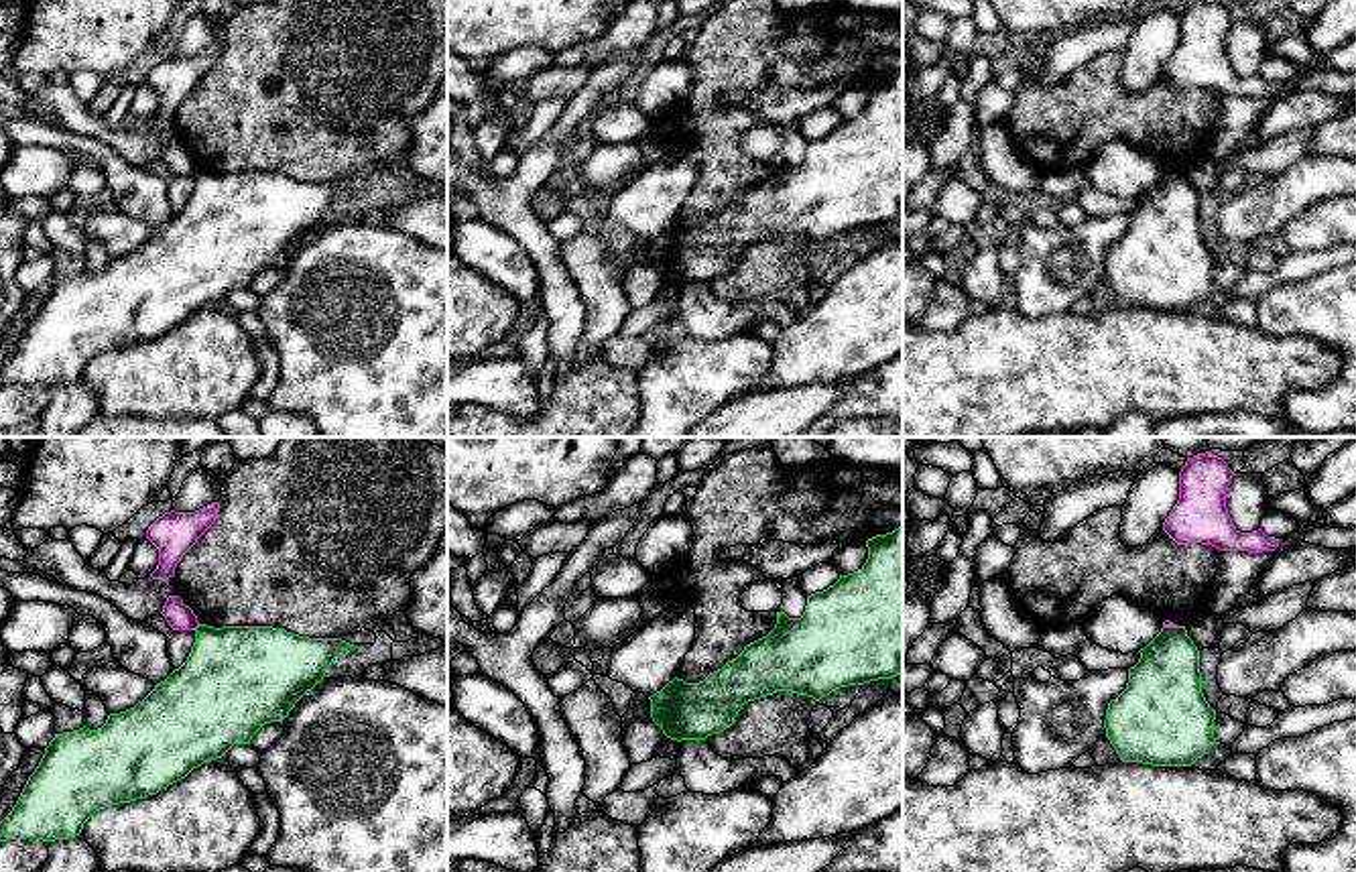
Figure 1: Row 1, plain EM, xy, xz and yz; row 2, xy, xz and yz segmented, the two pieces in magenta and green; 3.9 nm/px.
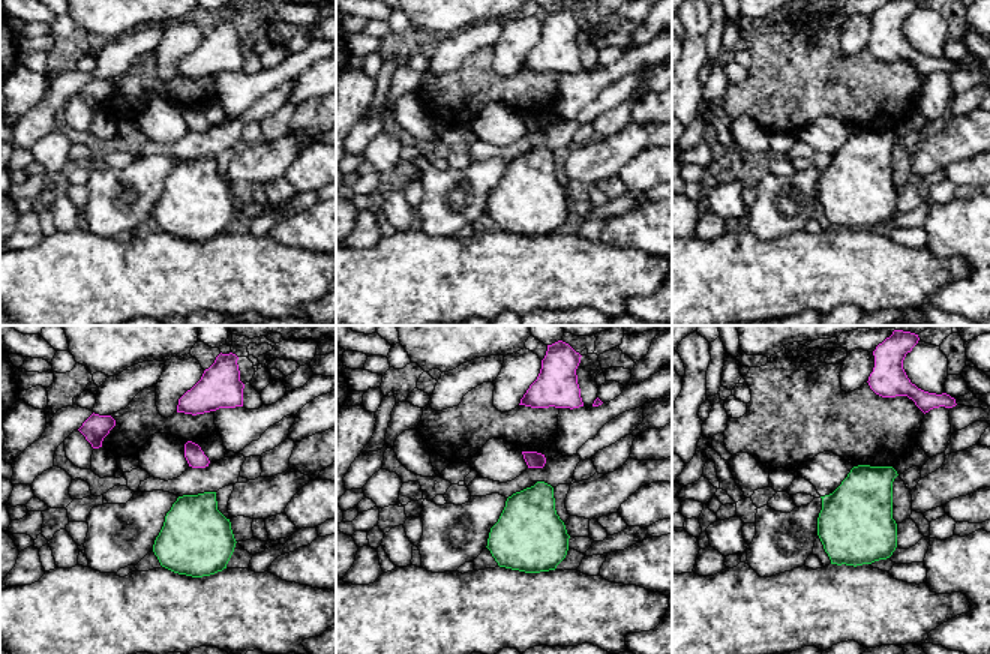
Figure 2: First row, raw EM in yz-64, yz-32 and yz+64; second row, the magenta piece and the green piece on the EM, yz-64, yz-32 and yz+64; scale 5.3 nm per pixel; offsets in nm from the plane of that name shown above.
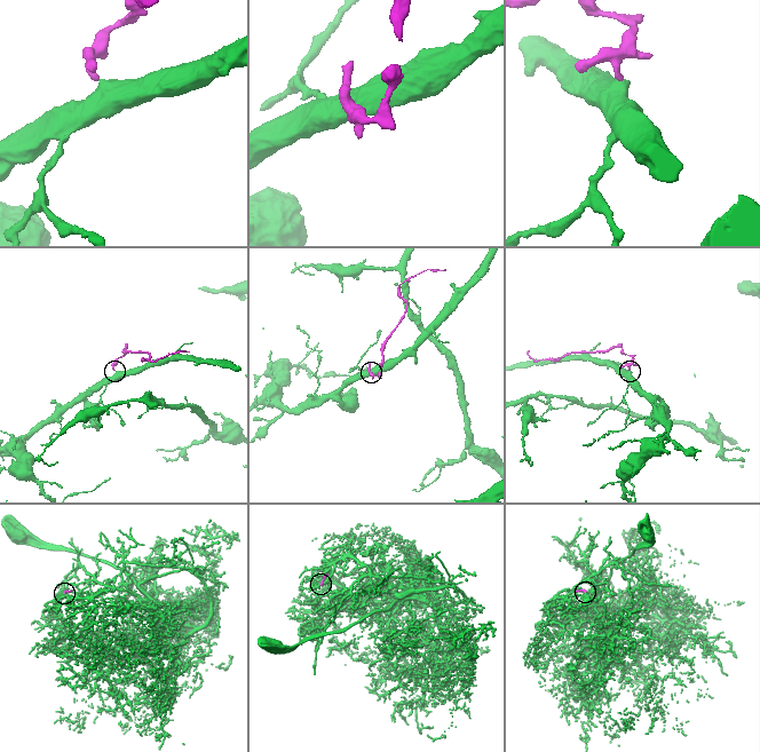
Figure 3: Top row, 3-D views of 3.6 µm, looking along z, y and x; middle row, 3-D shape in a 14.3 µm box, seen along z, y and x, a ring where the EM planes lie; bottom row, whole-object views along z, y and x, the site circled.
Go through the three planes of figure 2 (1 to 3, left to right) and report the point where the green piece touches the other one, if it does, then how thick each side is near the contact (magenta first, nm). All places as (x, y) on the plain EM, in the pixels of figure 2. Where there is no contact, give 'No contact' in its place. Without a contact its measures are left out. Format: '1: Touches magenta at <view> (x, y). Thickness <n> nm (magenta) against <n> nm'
1: No contact
2: No contact
3: No contact

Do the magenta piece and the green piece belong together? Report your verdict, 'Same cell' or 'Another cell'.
Another cell

